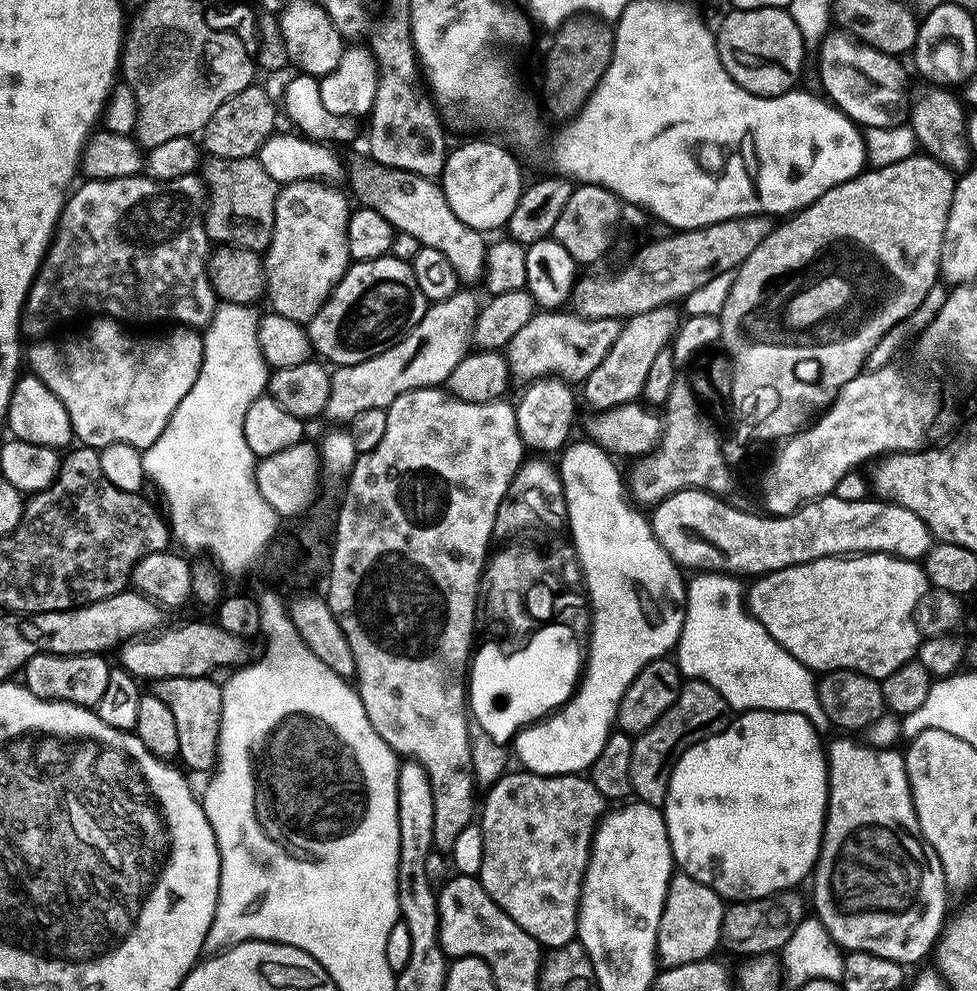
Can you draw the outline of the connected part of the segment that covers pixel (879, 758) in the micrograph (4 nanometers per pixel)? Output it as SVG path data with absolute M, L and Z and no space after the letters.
M852 738L844 739L848 740L836 740L826 748L828 811L814 869L815 915L841 949L852 954L869 952L911 966L937 947L946 924L944 911L950 893L944 882L942 862L938 862L938 854L920 832L903 755L895 747L876 748L864 742L855 744Z

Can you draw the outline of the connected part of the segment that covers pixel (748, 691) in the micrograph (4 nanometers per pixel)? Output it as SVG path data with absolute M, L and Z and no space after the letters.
M704 570L693 576L696 577L686 584L684 625L680 631L680 643L674 649L674 659L681 673L714 686L714 690L726 698L729 709L765 708L767 712L793 712L802 714L802 718L811 722L817 733L829 731L830 725L816 689L817 677L812 669L798 662L798 658L791 656L781 644L774 642L774 638L770 638L770 634L754 619L746 607L745 585L740 585L741 581L735 575L713 570Z

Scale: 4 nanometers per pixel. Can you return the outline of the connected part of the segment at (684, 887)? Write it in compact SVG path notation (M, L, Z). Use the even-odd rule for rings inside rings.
M677 871L673 875L672 881L668 883L666 890L666 902L662 910L660 925L656 931L656 950L658 960L664 968L677 968L690 962L707 960L713 955L716 947L721 947L722 922L724 921L725 901L712 889L702 882L698 882L694 877L688 876L685 872Z

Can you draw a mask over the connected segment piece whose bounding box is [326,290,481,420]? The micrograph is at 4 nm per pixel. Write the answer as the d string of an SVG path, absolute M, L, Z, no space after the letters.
M457 290L450 298L429 303L422 322L418 322L418 326L414 326L414 330L410 330L410 334L406 334L406 338L402 338L402 342L398 342L398 346L390 346L390 350L386 350L366 362L339 365L331 373L332 386L326 416L332 420L352 420L355 416L362 415L363 412L374 411L375 408L387 410L398 397L412 392L415 388L443 385L454 370L454 366L458 366L458 362L462 362L462 358L468 355L470 345L474 340L476 318L480 315L481 305L476 304L475 298L468 292L471 291Z

